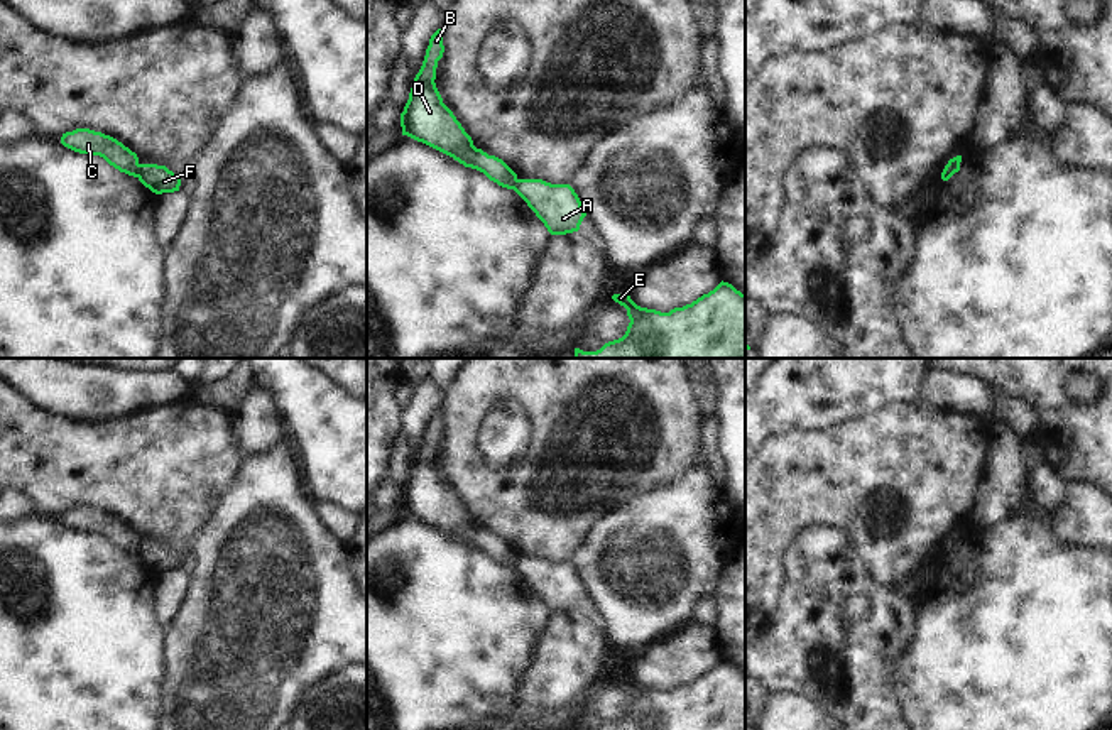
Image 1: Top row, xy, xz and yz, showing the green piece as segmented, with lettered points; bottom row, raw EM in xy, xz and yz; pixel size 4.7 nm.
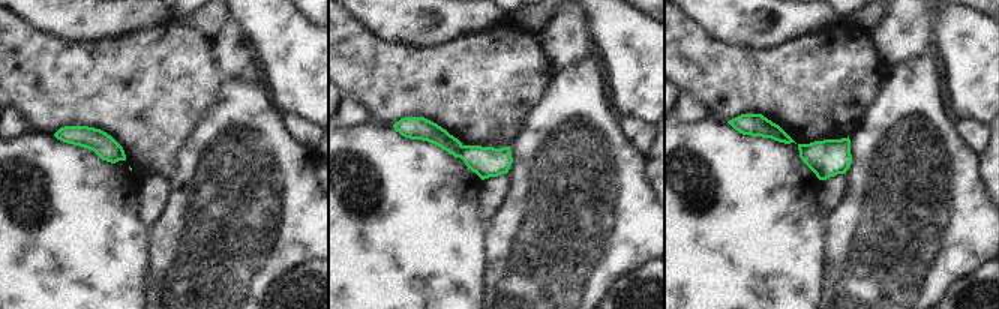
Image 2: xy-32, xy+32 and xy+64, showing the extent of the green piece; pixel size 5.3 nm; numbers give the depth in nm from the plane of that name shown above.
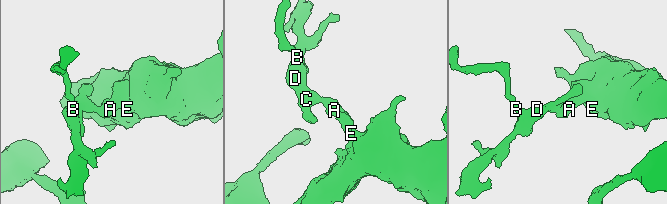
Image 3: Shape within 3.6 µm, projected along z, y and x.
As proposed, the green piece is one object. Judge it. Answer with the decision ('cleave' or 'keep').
cleave

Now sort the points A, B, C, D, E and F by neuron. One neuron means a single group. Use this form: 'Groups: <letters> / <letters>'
Groups: A E F / B C D

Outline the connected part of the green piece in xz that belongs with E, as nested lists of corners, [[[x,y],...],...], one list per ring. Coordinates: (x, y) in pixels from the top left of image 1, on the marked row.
[[[720,282],[691,304],[669,313],[637,306],[629,294],[613,294],[612,299],[627,309],[630,319],[622,338],[605,343],[597,351],[575,348],[575,358],[745,358],[745,294],[728,282]]]

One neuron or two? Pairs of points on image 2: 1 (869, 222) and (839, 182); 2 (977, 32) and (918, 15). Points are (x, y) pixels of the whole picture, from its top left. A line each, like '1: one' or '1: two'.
1: two
2: two

